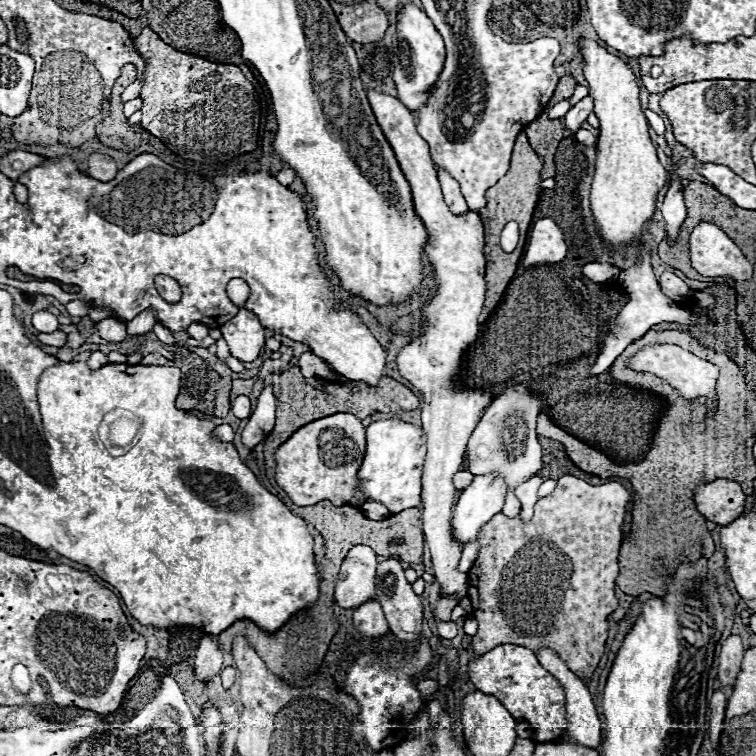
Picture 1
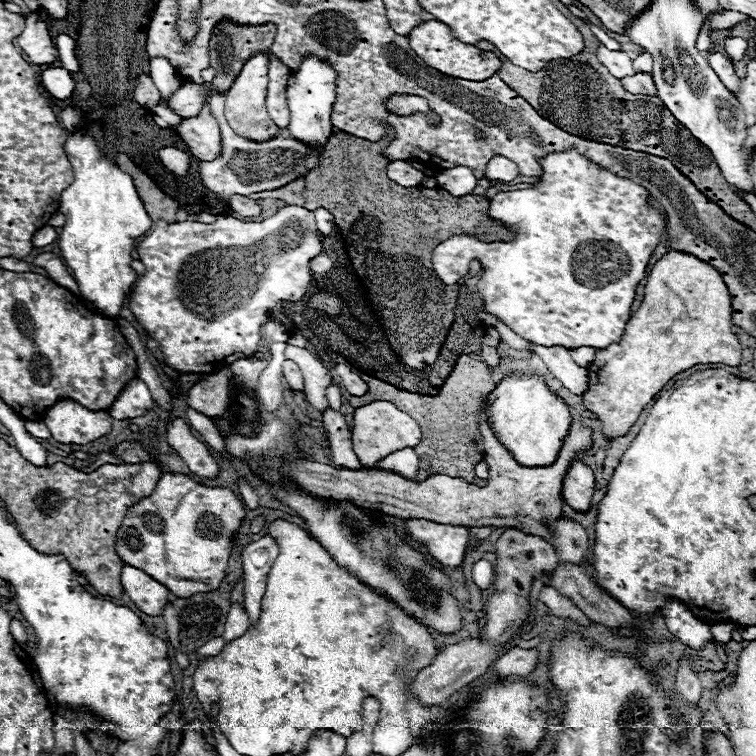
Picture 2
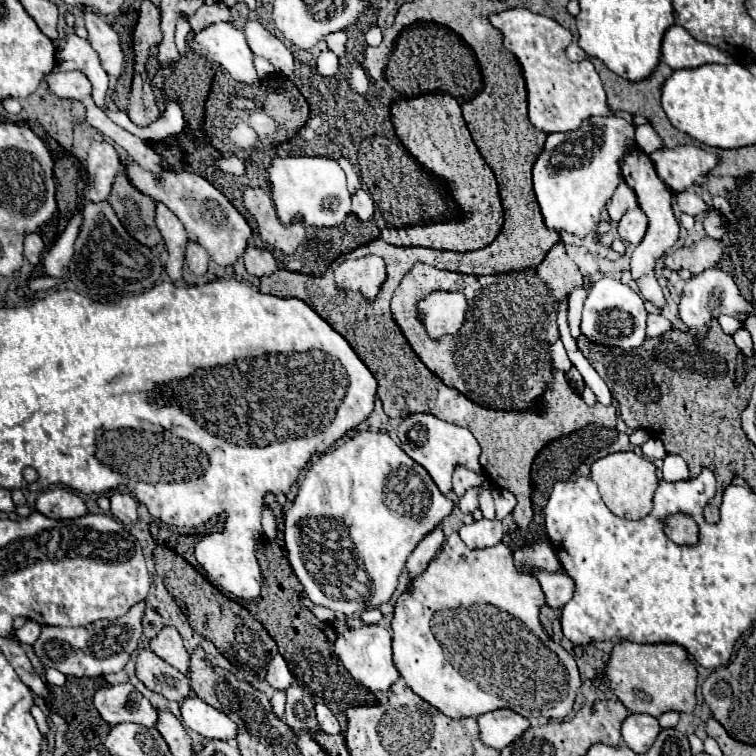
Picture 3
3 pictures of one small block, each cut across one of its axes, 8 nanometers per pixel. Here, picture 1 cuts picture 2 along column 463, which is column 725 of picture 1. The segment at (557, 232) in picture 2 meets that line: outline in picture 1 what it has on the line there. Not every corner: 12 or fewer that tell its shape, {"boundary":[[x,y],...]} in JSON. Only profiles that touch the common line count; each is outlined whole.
{"boundary":[[710,222],[692,230],[690,258],[702,276],[748,280],[742,250]]}

